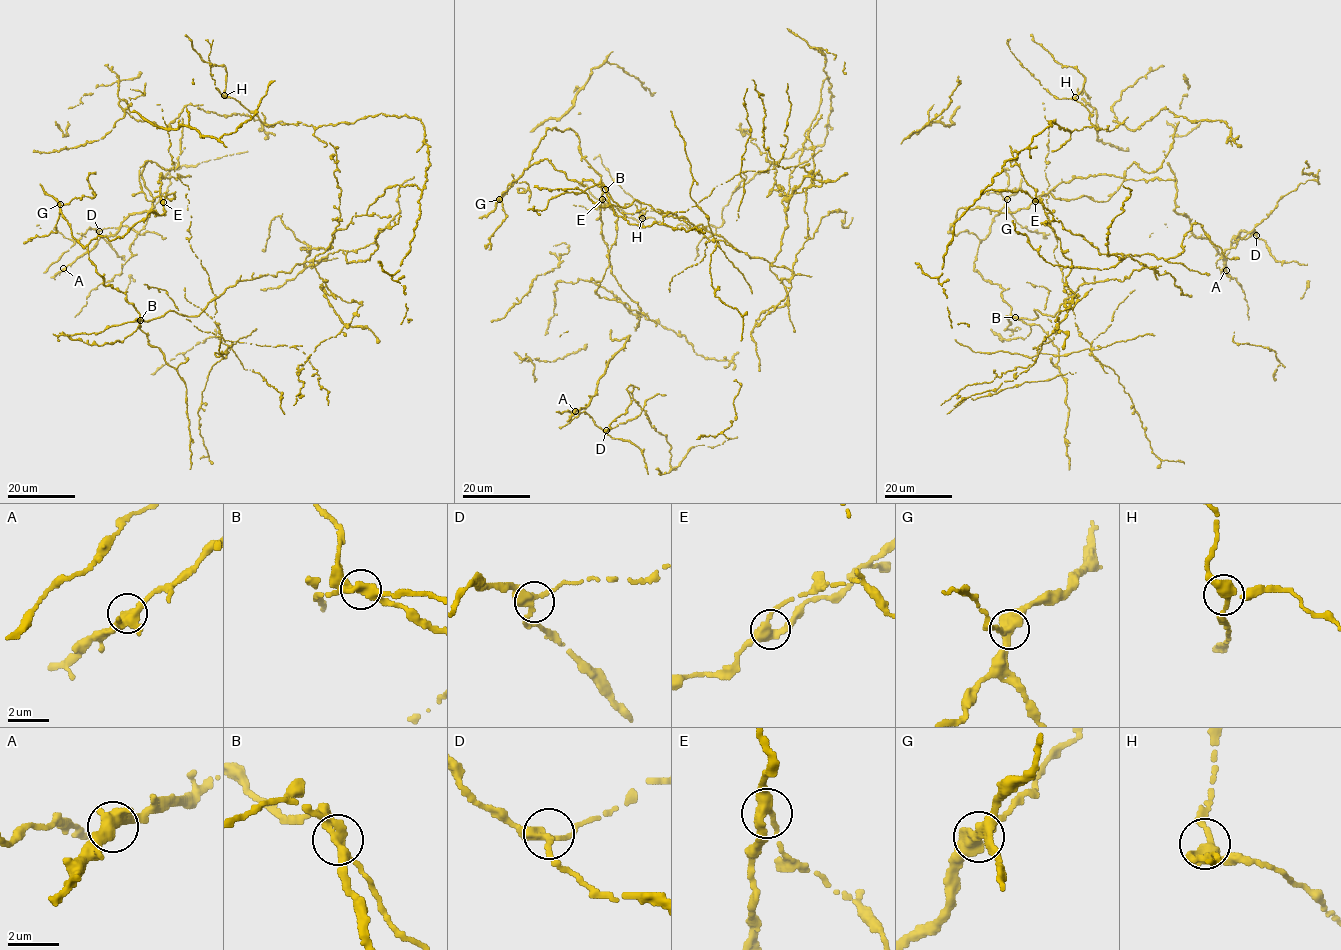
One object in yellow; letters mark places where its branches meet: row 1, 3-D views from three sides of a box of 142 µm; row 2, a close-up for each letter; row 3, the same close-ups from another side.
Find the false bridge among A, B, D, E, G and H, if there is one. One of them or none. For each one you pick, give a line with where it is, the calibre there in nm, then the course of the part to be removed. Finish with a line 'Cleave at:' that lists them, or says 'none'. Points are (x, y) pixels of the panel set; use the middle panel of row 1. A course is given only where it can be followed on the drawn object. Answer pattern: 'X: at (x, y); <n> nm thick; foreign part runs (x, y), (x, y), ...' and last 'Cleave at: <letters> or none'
B: at (605, 189); 360 nm thick; foreign part runs (605, 189), (621, 207), (673, 213), (735, 175), (803, 167), (787, 200), (766, 196), (776, 171), (736, 129)
Cleave at: B

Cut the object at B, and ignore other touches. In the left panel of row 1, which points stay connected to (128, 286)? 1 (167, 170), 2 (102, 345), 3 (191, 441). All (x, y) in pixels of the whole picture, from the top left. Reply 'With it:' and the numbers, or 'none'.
With it: 1, 2, 3

